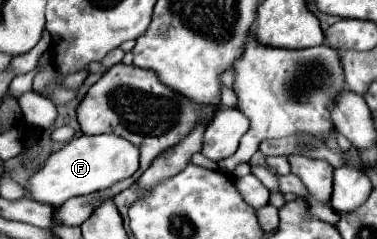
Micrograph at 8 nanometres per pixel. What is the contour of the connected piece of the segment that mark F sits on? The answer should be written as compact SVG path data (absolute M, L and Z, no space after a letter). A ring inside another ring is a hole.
M81 135L71 139L63 149L51 153L45 163L27 179L27 197L39 203L47 203L53 207L63 205L67 199L77 195L89 195L93 191L101 191L111 187L113 183L131 177L139 167L139 149L129 141L117 135ZM45 199L61 199L61 201L45 201Z

